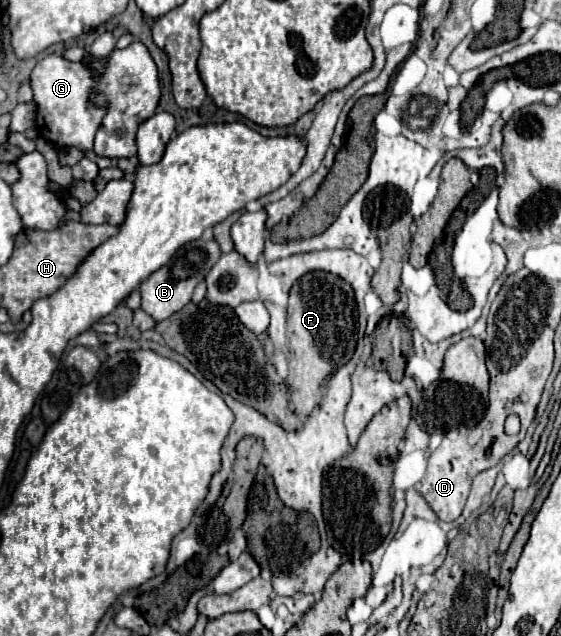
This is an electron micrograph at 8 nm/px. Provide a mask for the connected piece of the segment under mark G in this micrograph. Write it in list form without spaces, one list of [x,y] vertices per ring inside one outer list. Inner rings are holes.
[[[48,55],[34,67],[30,85],[34,89],[34,103],[38,105],[40,135],[56,147],[92,149],[94,133],[102,121],[102,111],[90,103],[90,87],[94,87],[90,71],[86,71],[82,63],[70,63],[60,55]]]

